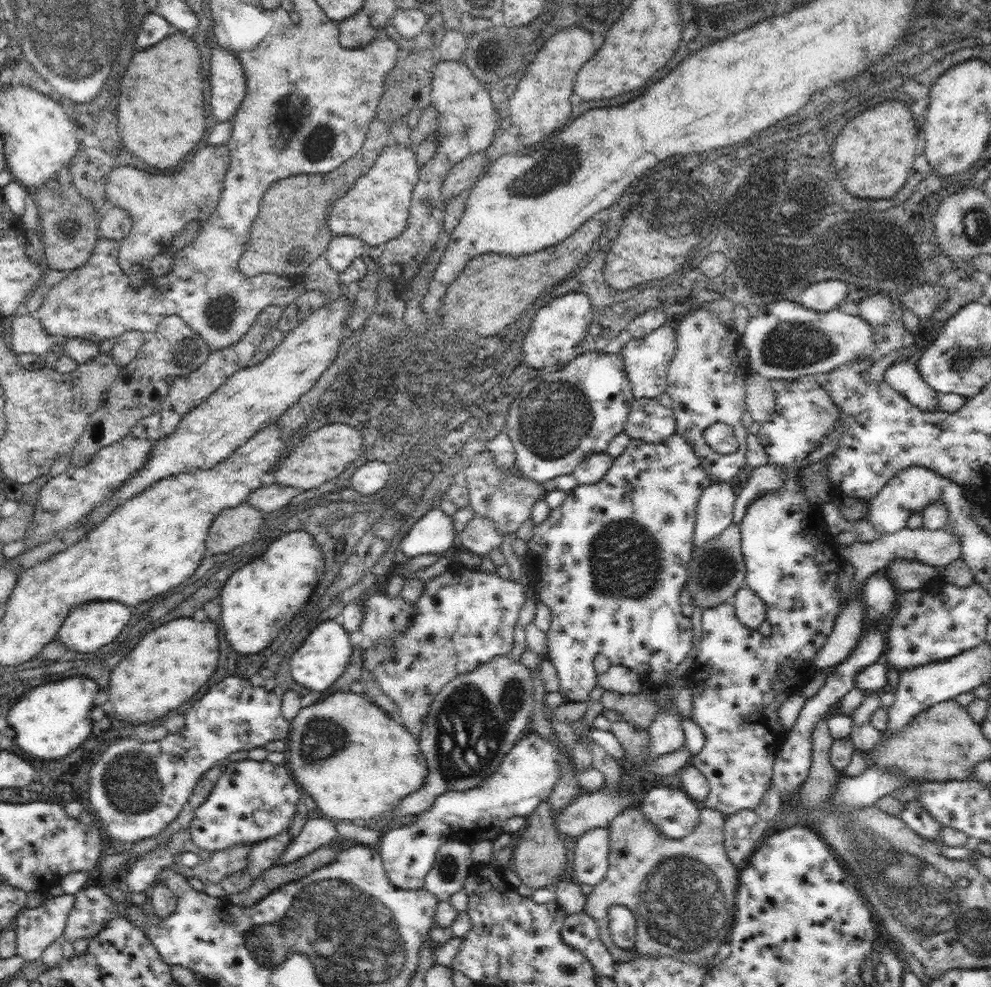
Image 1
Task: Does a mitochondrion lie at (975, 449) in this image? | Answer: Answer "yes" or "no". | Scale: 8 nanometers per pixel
no

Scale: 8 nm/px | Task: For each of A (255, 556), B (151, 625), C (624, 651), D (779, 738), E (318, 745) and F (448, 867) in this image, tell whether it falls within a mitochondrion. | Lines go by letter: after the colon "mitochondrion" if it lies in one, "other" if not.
A: other
B: other
C: other
D: other
E: mitochondrion
F: mitochondrion

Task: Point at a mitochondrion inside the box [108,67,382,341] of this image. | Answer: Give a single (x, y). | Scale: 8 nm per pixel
(290, 111)

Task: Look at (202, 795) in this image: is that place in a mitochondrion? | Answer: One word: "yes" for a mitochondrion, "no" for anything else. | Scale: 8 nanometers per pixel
no

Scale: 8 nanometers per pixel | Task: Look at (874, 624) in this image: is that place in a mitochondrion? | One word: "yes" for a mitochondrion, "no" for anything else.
no

